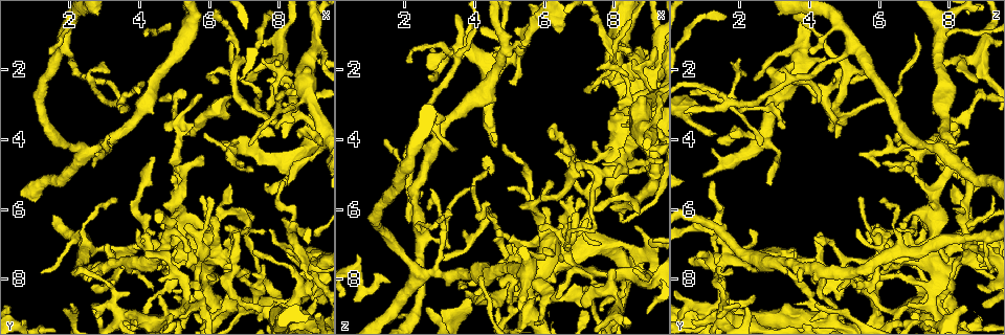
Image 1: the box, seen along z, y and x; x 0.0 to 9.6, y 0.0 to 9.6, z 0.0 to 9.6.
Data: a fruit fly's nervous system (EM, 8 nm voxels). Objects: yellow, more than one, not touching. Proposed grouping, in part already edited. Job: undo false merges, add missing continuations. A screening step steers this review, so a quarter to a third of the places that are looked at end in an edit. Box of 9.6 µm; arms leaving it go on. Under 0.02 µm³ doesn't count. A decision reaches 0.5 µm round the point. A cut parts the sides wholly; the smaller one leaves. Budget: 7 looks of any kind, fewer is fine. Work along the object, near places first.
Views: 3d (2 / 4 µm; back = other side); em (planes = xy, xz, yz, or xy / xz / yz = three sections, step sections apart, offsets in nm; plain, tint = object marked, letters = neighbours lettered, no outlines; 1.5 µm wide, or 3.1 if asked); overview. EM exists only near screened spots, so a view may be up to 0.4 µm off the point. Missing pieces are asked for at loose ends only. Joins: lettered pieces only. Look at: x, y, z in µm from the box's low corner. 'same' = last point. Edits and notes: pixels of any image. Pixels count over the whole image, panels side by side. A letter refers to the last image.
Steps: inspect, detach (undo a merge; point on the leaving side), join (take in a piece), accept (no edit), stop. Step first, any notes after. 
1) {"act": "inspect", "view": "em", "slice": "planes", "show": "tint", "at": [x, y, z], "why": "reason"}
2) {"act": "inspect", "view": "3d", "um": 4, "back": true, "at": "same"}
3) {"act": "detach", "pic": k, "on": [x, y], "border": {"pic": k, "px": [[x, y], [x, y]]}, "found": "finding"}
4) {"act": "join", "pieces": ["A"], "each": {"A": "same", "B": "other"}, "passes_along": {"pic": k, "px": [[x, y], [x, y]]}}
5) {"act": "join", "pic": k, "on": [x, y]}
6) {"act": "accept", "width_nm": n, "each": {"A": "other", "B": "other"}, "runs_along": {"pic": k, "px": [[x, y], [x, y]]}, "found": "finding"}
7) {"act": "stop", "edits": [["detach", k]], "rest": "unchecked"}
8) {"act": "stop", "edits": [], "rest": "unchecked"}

{"act": "inspect", "view": "em", "slice": "planes", "show": "letters", "at": [5.45, 3.90, 1.30], "why": "an open end"}

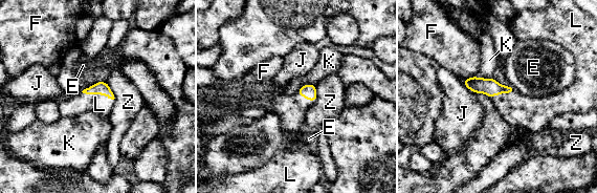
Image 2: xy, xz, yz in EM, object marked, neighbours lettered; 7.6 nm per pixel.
{"act": "join", "pic": 2, "on": [81, 103], "each": {"E": "other", "F": "other", "J": "other", "K": "other", "L": "same", "Z": "other"}, "passes_along": {"pic": 2, "px": [[102, 87], [97, 93], [81, 103]]}, "found": "it goes on there"}

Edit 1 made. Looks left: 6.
{"act": "inspect", "view": "overview"}

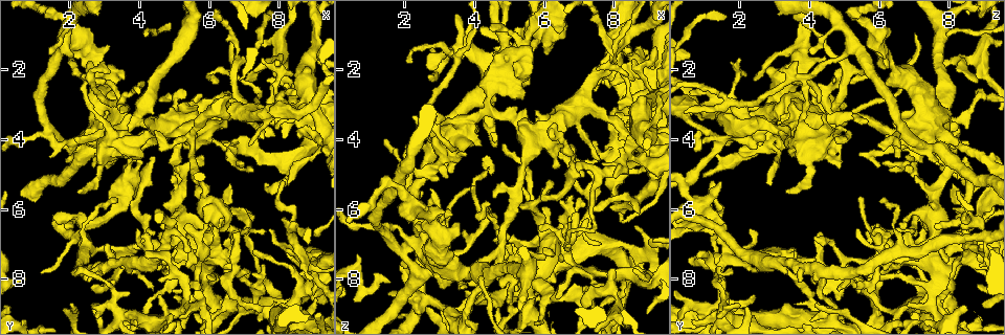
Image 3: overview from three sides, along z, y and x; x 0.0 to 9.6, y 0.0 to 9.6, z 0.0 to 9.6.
{"act": "inspect", "view": "3d", "um": 4, "at": [5.95, 6.35, 1.55], "why": "free end"}

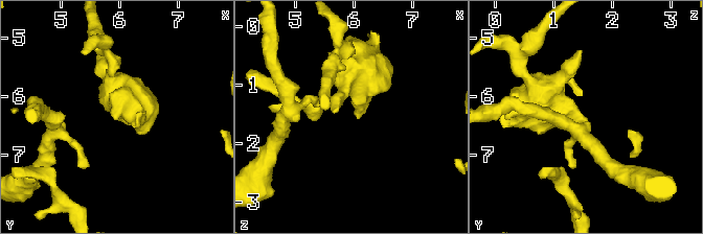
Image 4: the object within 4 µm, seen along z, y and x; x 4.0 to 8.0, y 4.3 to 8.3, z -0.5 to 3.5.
{"act": "inspect", "view": "em", "slice": "planes", "show": "letters", "at": [6.00, 6.40, 1.55]}

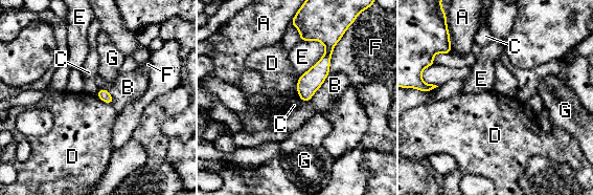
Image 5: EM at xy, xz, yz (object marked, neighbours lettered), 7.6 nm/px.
{"act": "accept", "each": {"A": "other", "B": "other", "C": "other", "D": "other", "E": "other", "F": "other", "G": "other"}, "border": {"pic": 5, "px": [[297, 78], [297, 93], [299, 95]]}, "found": "no lettered piece goes on from it"}

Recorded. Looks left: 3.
{"act": "inspect", "view": "3d", "um": 2, "back": true, "at": [4.75, 6.50, 6.70], "why": "touches itself"}

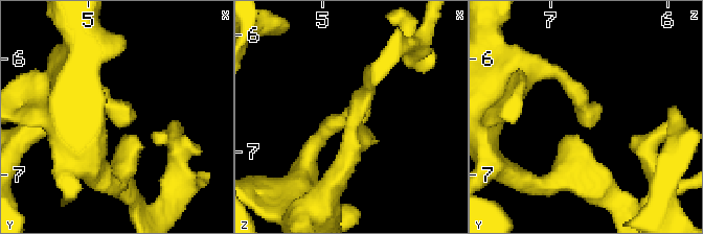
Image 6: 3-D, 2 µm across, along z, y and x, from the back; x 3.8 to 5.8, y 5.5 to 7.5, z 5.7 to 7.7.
{"act": "inspect", "view": "em", "slice": "planes", "show": "letters", "at": [4.68, 6.50, 6.70]}

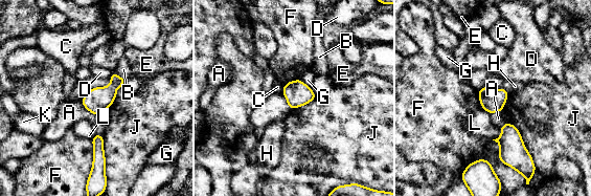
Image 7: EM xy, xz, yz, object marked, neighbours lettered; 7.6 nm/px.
{"act": "accept", "width_nm": 180, "each": {"A": "other", "B": "other", "C": "other", "D": "other", "E": "other", "F": "other", "G": "other", "H": "other", "J": "other", "K": "other", "L": "other"}, "border": {"pic": 7, "px": [[80, 102], [89, 111], [100, 116]]}, "found": "continuous, no second neuron"}

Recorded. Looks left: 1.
{"act": "stop", "edits": [["join", 2]], "rest": "unchecked"}

